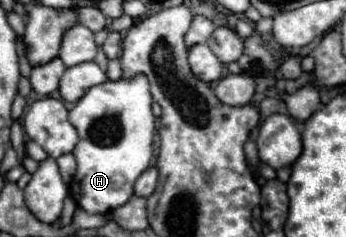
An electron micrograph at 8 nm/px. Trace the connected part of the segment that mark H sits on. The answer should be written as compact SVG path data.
M145 74L133 78L107 80L93 86L69 112L69 122L79 134L79 142L73 148L77 160L77 172L69 184L71 196L89 214L109 214L123 206L131 194L133 184L143 170L149 168L153 156L155 116L151 112L151 92Z

